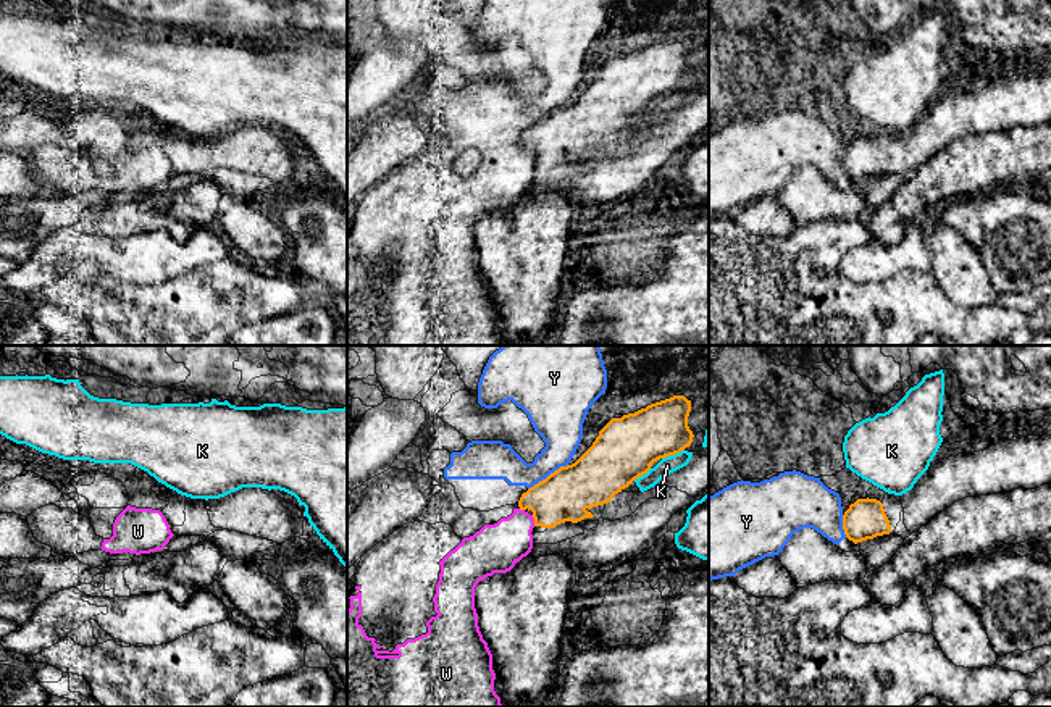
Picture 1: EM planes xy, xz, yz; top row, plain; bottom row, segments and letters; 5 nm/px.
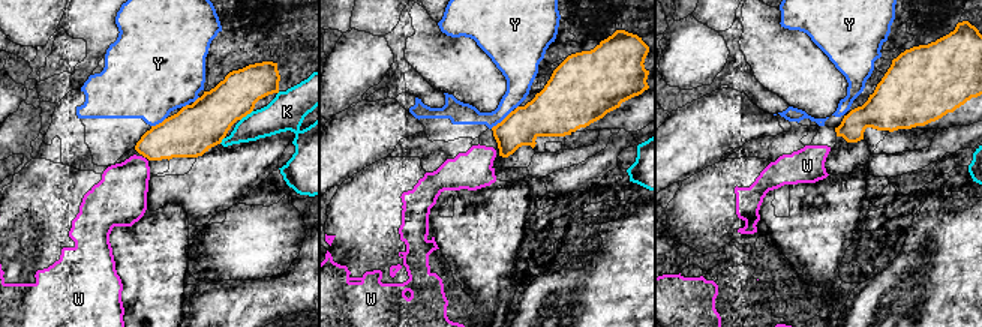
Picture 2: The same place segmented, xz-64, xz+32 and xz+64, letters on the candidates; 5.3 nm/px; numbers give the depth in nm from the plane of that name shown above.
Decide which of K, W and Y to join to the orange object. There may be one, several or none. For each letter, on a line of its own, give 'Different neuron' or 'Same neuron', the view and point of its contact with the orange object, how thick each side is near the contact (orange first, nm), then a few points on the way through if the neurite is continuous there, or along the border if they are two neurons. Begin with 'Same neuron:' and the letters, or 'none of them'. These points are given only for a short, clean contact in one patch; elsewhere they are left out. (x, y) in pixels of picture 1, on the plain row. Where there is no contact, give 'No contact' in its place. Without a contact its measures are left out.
Same neuron: none of them
K: Different neuron. Touches orange at xz (672, 92). Thickness 300 nm (orange) against 90 nm
W: Different neuron. Touches orange at xz (535, 158). Thickness 260 nm (orange) against 240 nm. Boundary: xz (531, 154), (535, 163)
Y: Different neuron. Touches orange at xz (549, 113). Thickness 260 nm (orange) against 220 nm. Boundary: xz (567, 102), (528, 128)

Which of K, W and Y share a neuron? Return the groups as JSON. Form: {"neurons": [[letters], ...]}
{"neurons": [["K"], ["W", "Y"]]}

